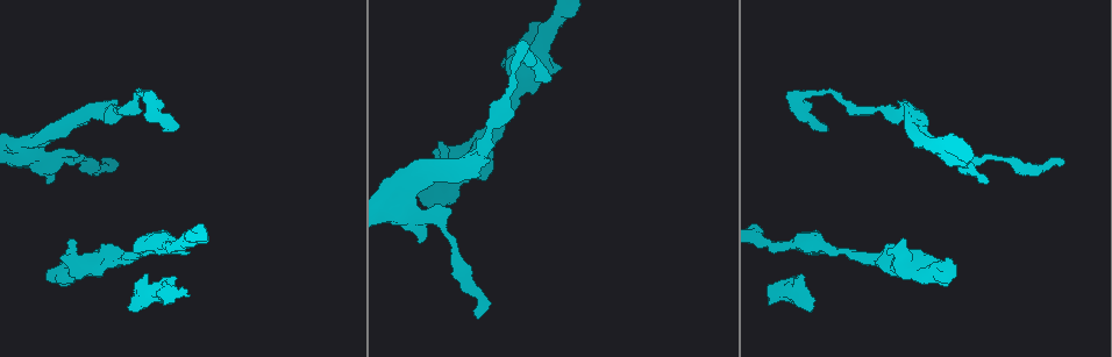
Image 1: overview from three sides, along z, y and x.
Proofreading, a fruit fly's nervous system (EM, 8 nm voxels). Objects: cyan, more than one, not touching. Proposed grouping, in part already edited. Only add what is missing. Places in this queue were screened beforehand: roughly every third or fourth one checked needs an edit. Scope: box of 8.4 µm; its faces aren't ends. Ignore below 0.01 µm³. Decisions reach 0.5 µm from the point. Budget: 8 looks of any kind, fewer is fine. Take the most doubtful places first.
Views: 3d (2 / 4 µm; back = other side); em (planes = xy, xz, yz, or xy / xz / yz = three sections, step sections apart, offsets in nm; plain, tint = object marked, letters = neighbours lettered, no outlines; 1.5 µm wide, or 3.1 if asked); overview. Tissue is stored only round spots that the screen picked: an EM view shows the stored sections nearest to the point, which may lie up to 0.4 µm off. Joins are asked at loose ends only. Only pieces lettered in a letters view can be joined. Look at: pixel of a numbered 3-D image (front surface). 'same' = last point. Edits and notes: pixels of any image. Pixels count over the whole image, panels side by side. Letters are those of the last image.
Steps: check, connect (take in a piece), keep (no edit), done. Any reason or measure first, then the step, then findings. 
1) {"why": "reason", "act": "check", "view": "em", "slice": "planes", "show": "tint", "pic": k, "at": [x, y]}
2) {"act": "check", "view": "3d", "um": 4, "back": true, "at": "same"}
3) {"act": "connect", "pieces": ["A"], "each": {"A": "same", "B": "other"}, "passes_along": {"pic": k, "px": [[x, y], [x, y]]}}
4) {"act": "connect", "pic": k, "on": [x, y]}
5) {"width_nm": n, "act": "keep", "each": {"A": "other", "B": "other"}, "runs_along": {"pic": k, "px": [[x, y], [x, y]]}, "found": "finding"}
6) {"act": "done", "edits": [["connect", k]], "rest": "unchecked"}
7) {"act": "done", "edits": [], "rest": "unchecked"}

{"act": "check", "view": "3d", "um": 2, "pic": 1, "at": [178, 126]}

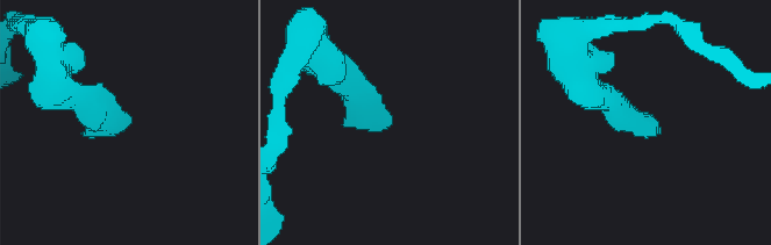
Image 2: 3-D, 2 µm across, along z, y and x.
{"act": "check", "view": "em", "slice": "xz", "step": 8, "show": "tint", "pic": 2, "at": [390, 124]}

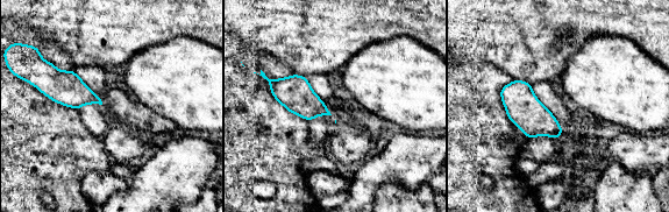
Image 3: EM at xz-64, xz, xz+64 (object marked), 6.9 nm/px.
{"act": "check", "view": "em", "slice": "xz", "step": 8, "show": "letters", "at": "same"}

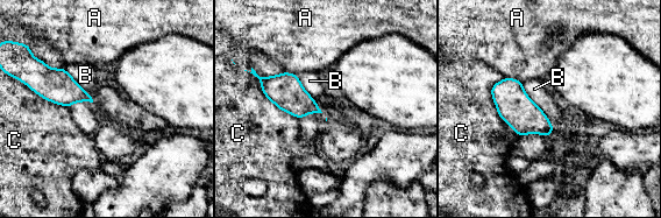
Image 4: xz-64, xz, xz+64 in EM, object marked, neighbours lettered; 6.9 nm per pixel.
{"longest_contact_nm": ["C", 420], "act": "keep", "each": {"A": "other", "B": "other", "C": "other"}, "border": {"pic": 4, "px": [[521, 83], [554, 129]]}, "found": "no lettered piece goes on from it"}

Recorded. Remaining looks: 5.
{"why": "free end", "act": "check", "view": "3d", "um": 4, "pic": 1, "at": [811, 308]}

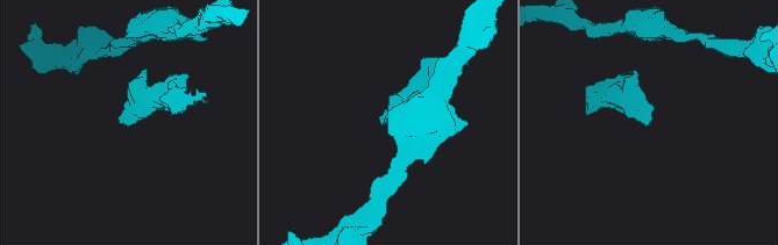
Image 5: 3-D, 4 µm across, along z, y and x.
{"act": "check", "view": "em", "slice": "planes", "show": "letters", "pic": 5, "at": [123, 123]}

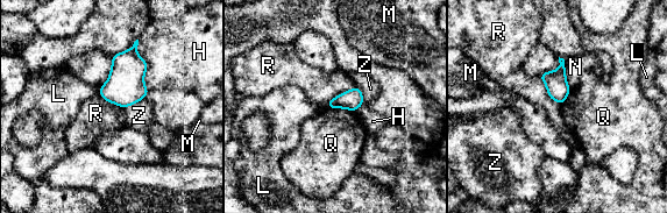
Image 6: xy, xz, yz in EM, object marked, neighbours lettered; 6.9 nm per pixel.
{"width_nm": 140, "act": "keep", "each": {"H": "other", "L": "other", "M": "other", "N": "other", "Q": "other", "R": "other", "Z": "other"}, "border": {"pic": 6, "px": [[538, 76], [547, 94], [561, 105]]}, "found": "no lettered piece goes on from it"}

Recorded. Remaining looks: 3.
{"why": "thick end", "act": "check", "view": "3d", "um": 2, "pic": 1, "at": [69, 238]}

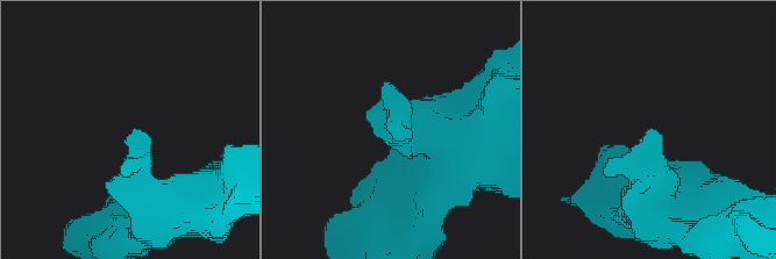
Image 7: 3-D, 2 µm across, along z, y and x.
{"act": "check", "view": "em", "slice": "yz", "step": 4, "show": "tint", "pic": 7, "at": [649, 131]}

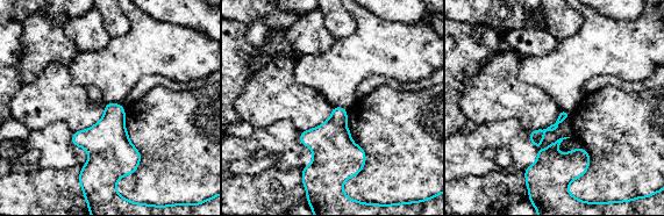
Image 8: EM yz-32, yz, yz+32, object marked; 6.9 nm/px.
{"why": "what lies round it", "act": "check", "view": "em", "slice": "yz", "step": 4, "show": "letters", "at": "same"}

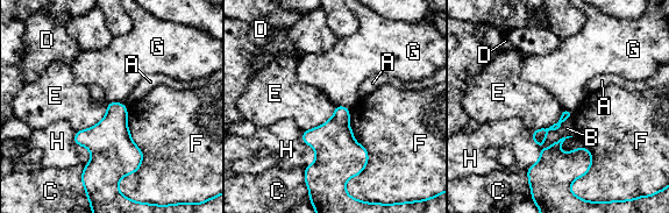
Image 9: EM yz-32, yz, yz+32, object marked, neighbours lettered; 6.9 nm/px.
{"longest_contact_nm": ["F", 550], "act": "keep", "each": {"A": "other", "B": "other", "C": "other", "D": "other", "E": "other", "F": "other", "G": "other", "H": "other"}, "found": "no lettered piece goes on from it"}

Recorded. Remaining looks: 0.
{"act": "done", "edits": [], "rest": "unchecked"}

